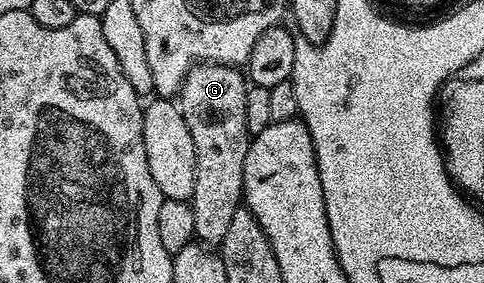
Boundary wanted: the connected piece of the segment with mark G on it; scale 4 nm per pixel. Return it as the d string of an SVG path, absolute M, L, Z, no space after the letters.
M197 64L185 76L177 105L195 149L195 183L189 199L195 221L195 238L215 248L225 240L233 214L243 202L245 156L253 135L245 124L245 100L249 89L242 69Z

